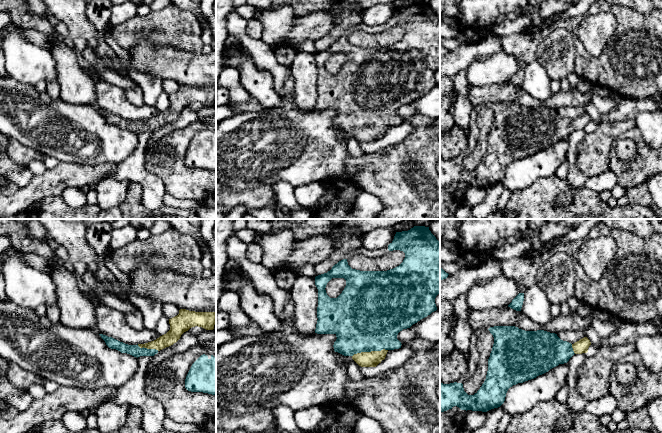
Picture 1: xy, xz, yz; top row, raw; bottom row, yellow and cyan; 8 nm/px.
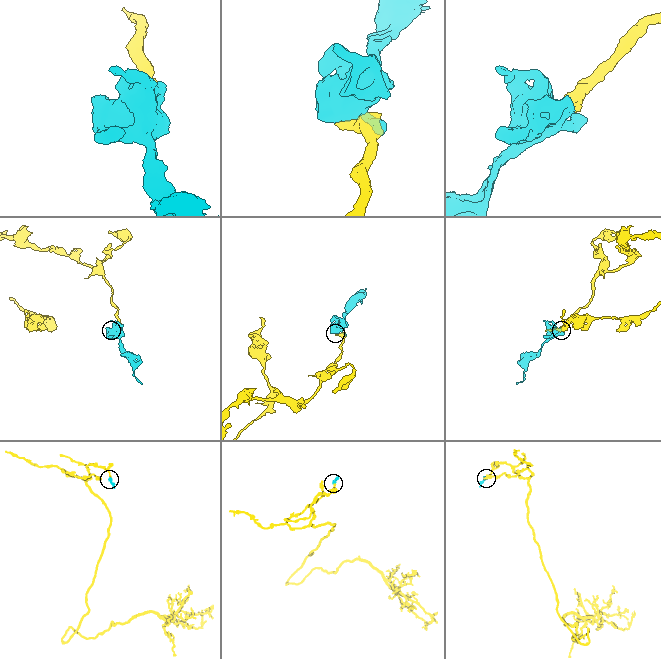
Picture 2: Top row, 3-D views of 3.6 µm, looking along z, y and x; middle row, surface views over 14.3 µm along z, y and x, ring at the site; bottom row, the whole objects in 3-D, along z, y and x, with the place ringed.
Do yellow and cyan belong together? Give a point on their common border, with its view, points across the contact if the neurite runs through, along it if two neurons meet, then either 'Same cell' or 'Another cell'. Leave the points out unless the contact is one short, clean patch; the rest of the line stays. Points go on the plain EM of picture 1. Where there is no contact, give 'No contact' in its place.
Touches yellow at xz (369, 128). Path across: xz (364, 135), (369, 128), (366, 97). Same cell

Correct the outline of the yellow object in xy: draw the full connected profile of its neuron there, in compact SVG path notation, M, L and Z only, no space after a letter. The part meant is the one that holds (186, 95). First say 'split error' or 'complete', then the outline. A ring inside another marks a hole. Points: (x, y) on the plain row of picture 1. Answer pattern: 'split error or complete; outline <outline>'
split error; outline M180 85L177 92L169 95L169 100L170 106L166 110L145 120L128 121L112 113L99 111L109 124L116 125L121 129L127 129L137 134L140 132L154 132L160 126L176 119L181 111L192 103L198 102L206 106L213 106L216 100L216 89Z

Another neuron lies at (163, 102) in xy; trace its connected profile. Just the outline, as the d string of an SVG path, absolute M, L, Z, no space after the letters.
M162 91L158 96L155 106L160 112L166 110L170 106L169 95Z

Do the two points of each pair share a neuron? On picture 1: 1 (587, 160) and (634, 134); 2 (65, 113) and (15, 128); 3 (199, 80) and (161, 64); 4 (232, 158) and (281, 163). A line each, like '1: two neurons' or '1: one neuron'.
1: two neurons
2: one neuron
3: one neuron
4: one neuron

